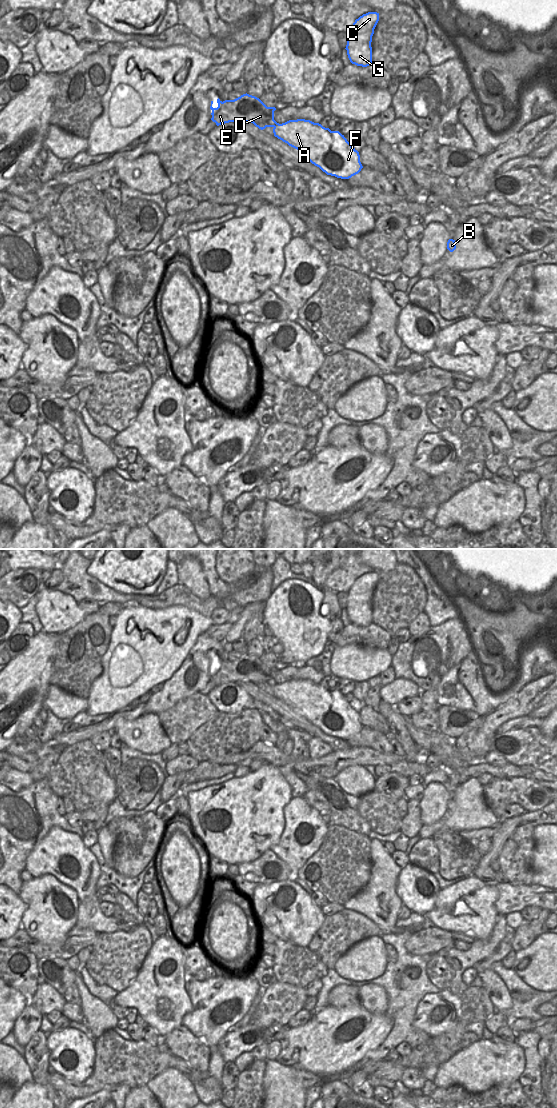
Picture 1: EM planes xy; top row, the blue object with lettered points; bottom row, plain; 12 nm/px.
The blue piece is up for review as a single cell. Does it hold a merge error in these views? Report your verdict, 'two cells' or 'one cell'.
two cells

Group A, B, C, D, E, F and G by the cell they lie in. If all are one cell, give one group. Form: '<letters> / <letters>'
A B C F G / D E

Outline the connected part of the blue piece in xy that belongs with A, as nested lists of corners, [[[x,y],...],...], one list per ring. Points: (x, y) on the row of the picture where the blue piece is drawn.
[[[289,120],[273,129],[274,136],[289,146],[300,151],[312,164],[319,167],[327,175],[341,179],[349,179],[363,168],[359,152],[347,141],[339,131],[331,131],[319,123],[310,120]]]

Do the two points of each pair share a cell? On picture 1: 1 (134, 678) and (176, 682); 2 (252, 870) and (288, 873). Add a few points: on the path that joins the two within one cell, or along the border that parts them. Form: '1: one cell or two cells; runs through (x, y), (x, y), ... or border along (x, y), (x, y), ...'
1: two cells; border along (181, 665), (163, 683)
2: one cell; runs through (261, 865), (267, 860), (276, 860), (280, 864)

